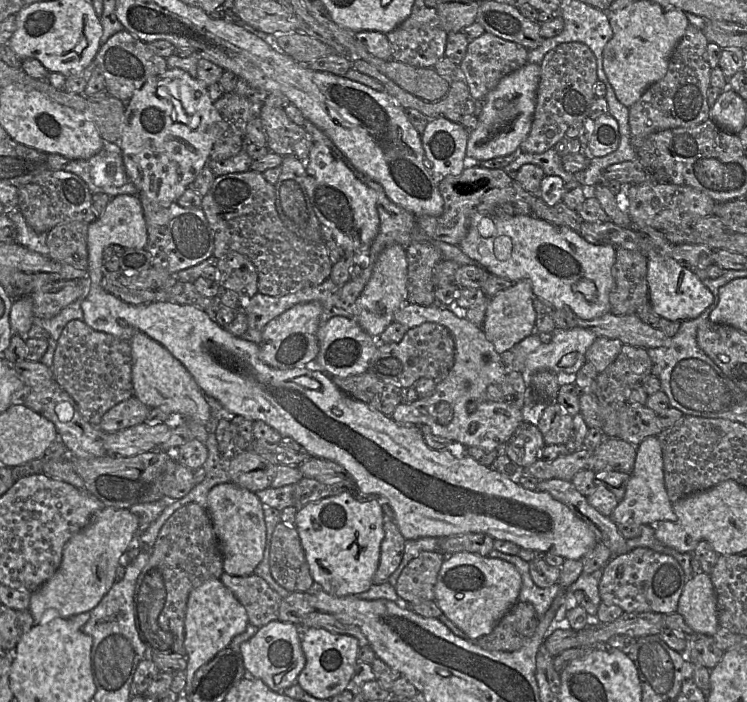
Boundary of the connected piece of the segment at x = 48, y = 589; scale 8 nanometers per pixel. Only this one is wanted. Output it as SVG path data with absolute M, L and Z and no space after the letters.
M104 507L96 512L88 525L65 544L61 563L53 576L31 593L29 610L34 623L90 613L115 583L120 558L137 535L138 527L139 519L129 509Z

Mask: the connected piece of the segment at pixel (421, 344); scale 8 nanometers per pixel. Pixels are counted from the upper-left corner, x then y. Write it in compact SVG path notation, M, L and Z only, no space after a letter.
M423 323L410 328L398 343L378 343L368 372L377 378L407 389L421 378L442 382L451 369L455 357L455 344L448 329L436 323Z

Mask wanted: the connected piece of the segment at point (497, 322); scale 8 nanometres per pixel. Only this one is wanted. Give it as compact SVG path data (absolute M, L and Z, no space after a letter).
M515 281L509 288L488 297L485 319L481 327L500 355L535 332L536 313L533 306L535 298L531 285L523 281Z

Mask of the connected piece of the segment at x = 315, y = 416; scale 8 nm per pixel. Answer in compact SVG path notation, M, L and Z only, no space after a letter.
M122 194L112 197L104 212L93 222L88 224L87 249L88 249L88 278L91 282L91 287L88 294L81 301L81 309L83 311L83 321L92 329L113 335L119 339L130 341L135 332L143 332L156 342L164 346L176 359L178 359L189 373L193 376L199 388L206 396L215 398L227 411L235 415L241 415L247 420L256 421L261 420L277 430L282 437L290 437L297 441L301 447L313 458L322 458L331 460L342 466L348 475L351 477L356 489L367 499L379 497L384 502L388 503L394 512L394 522L396 523L401 535L406 541L425 537L446 538L450 536L458 536L466 533L484 533L495 540L507 540L518 545L520 548L534 550L540 554L550 552L558 554L565 559L581 560L594 546L598 543L595 534L589 525L579 518L572 510L565 504L553 498L546 491L528 490L516 482L516 479L501 474L491 467L486 467L476 461L469 455L456 456L449 450L436 450L430 447L424 440L424 436L416 425L405 425L395 422L391 417L370 408L363 402L355 400L343 394L339 388L332 382L329 375L319 370L315 364L310 367L296 368L296 369L276 369L264 363L259 356L260 345L251 341L236 337L226 331L224 327L215 322L212 314L200 310L194 306L186 304L177 304L173 302L152 302L147 304L132 305L121 299L109 294L101 287L103 276L107 276L108 270L103 264L103 250L111 245L119 245L124 248L145 249L148 242L147 226L144 218L144 212L137 195Z

